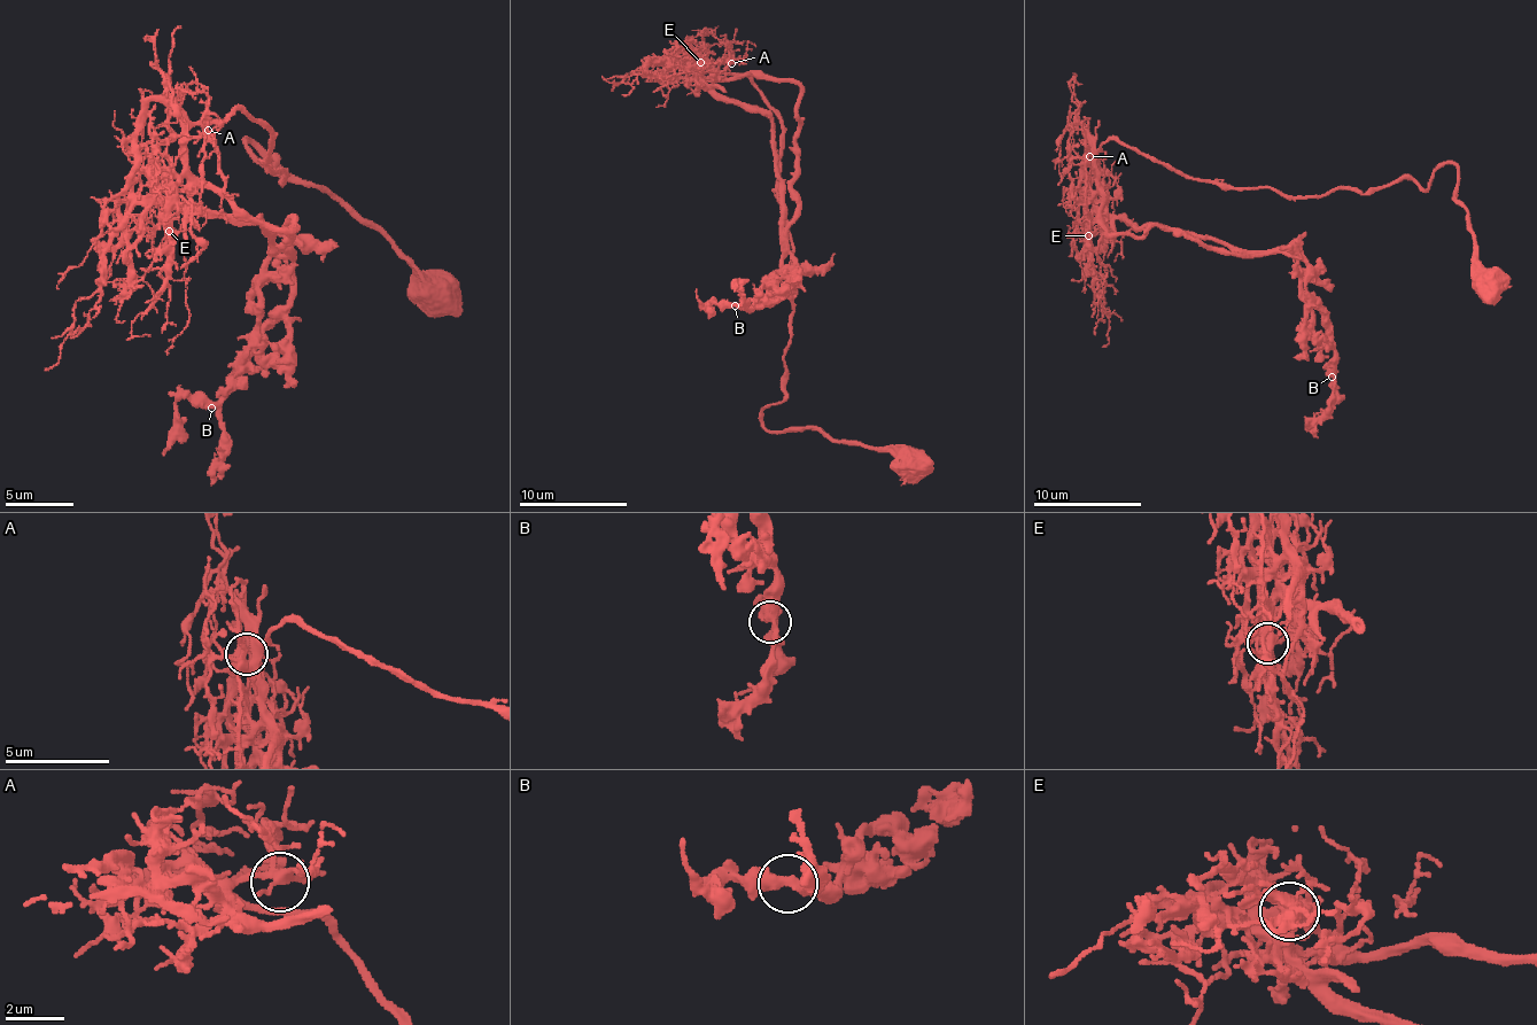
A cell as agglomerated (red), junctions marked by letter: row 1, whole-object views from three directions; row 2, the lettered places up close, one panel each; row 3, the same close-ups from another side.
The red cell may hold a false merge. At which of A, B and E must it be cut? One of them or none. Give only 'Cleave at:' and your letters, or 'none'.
Cleave at: E

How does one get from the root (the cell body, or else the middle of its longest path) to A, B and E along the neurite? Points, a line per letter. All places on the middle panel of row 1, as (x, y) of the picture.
A: (913, 467), (761, 421), (783, 400), (791, 338), (783, 125), (743, 74), (715, 68), (731, 63)
B: (913, 467), (761, 421), (791, 338), (783, 125), (715, 68), (773, 125), (783, 208), (783, 265), (735, 305)
E: (913, 467), (815, 429), (765, 426), (761, 413), (783, 400), (791, 338), (783, 125), (743, 74), (699, 63)

